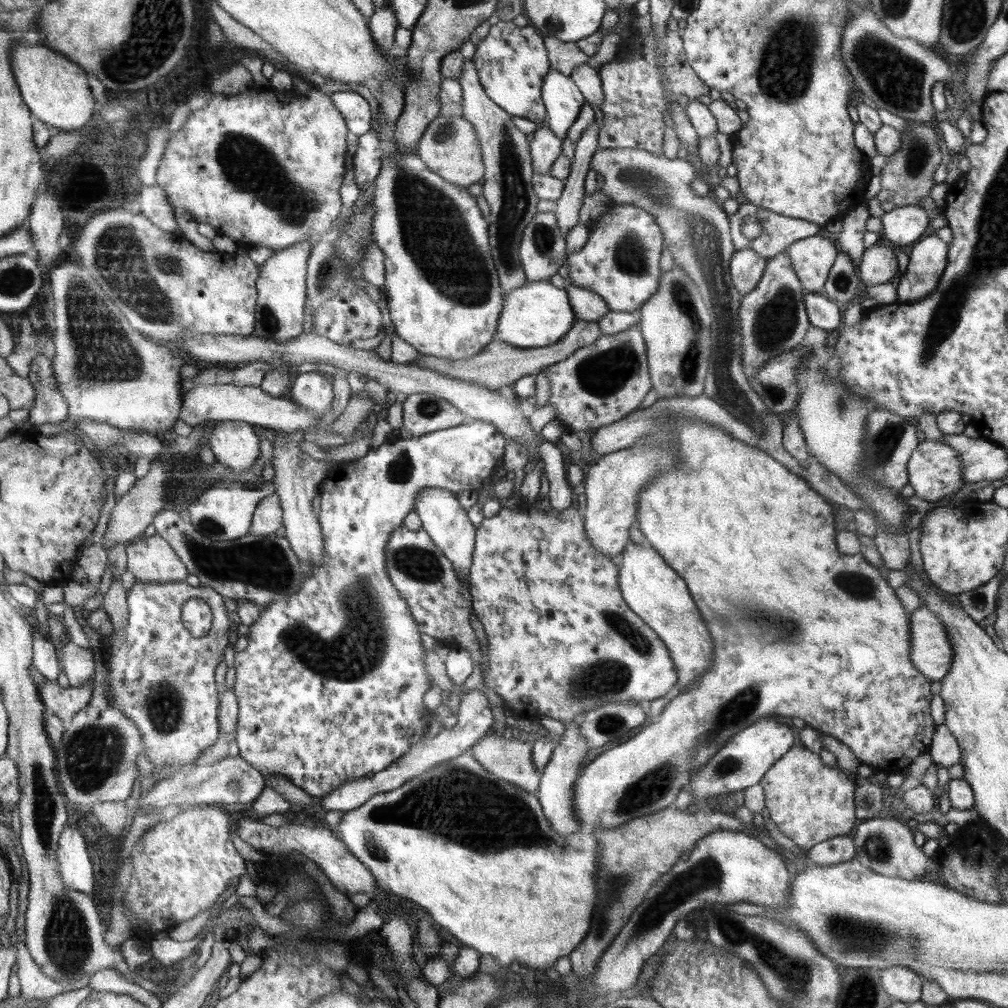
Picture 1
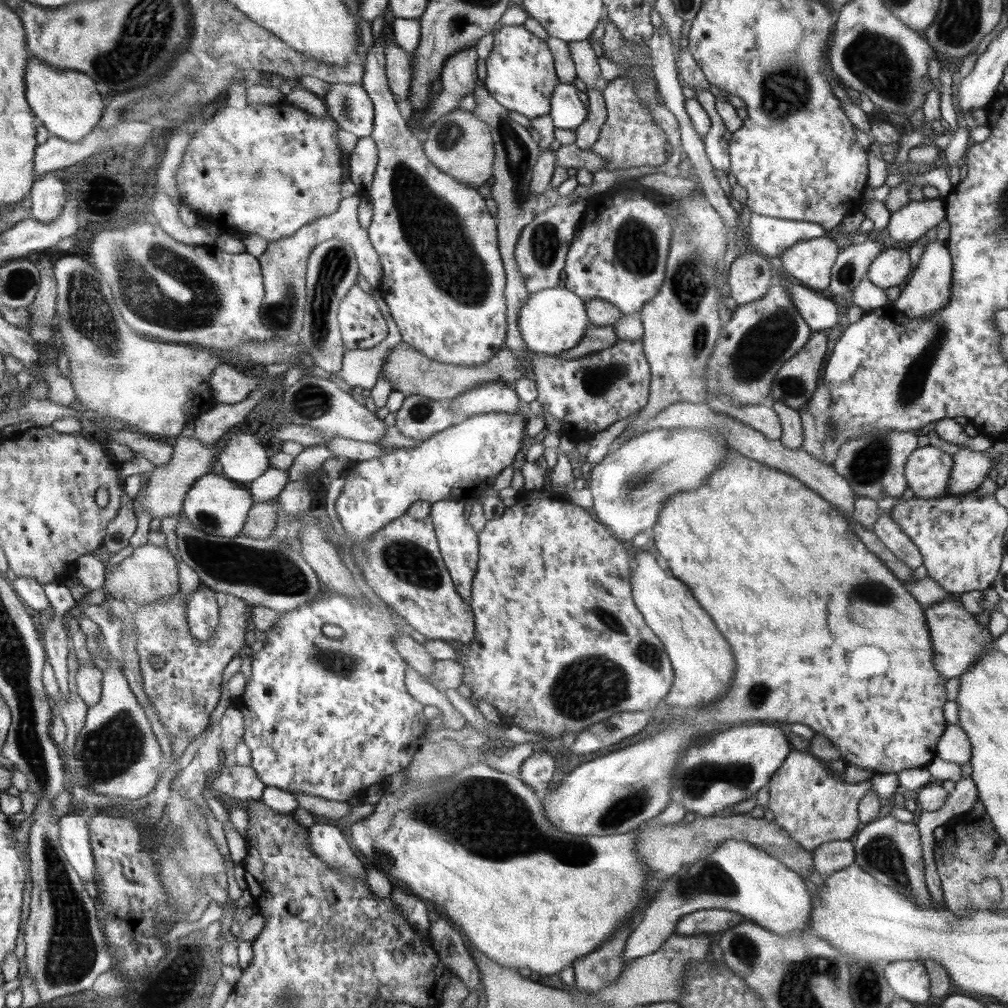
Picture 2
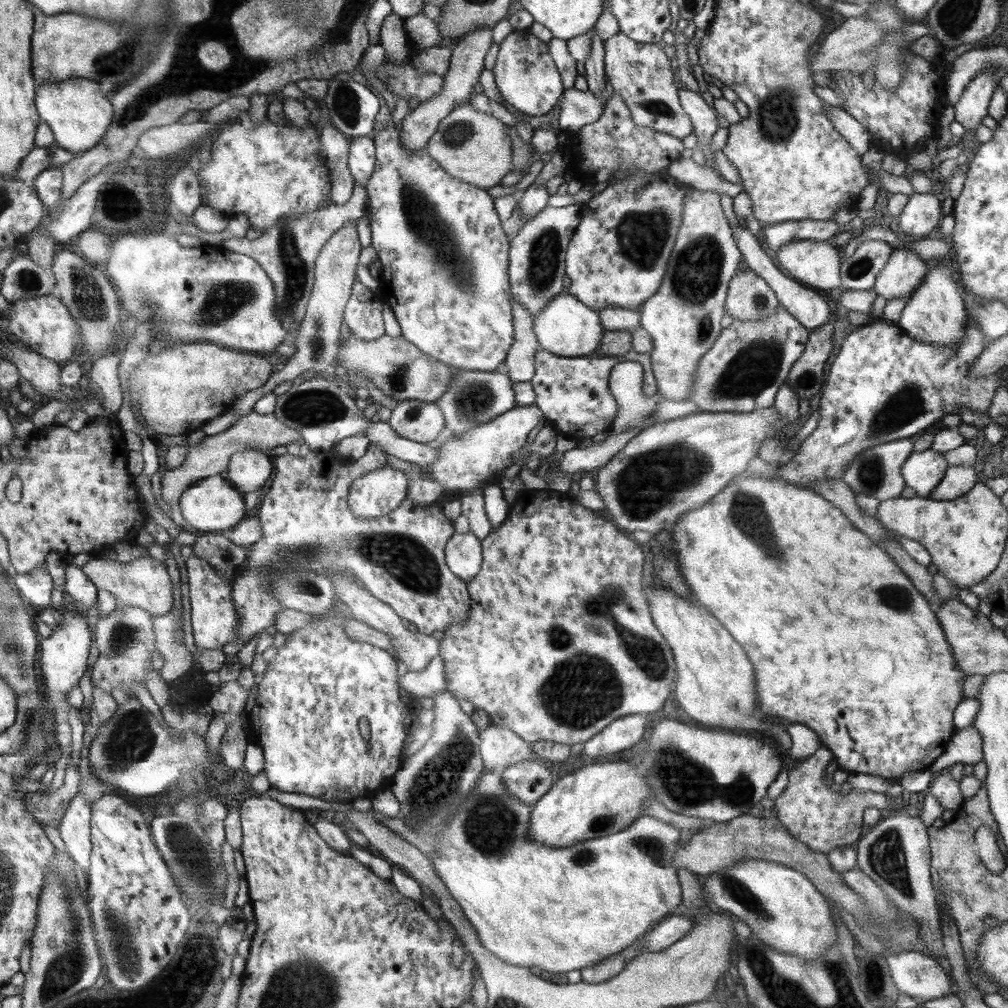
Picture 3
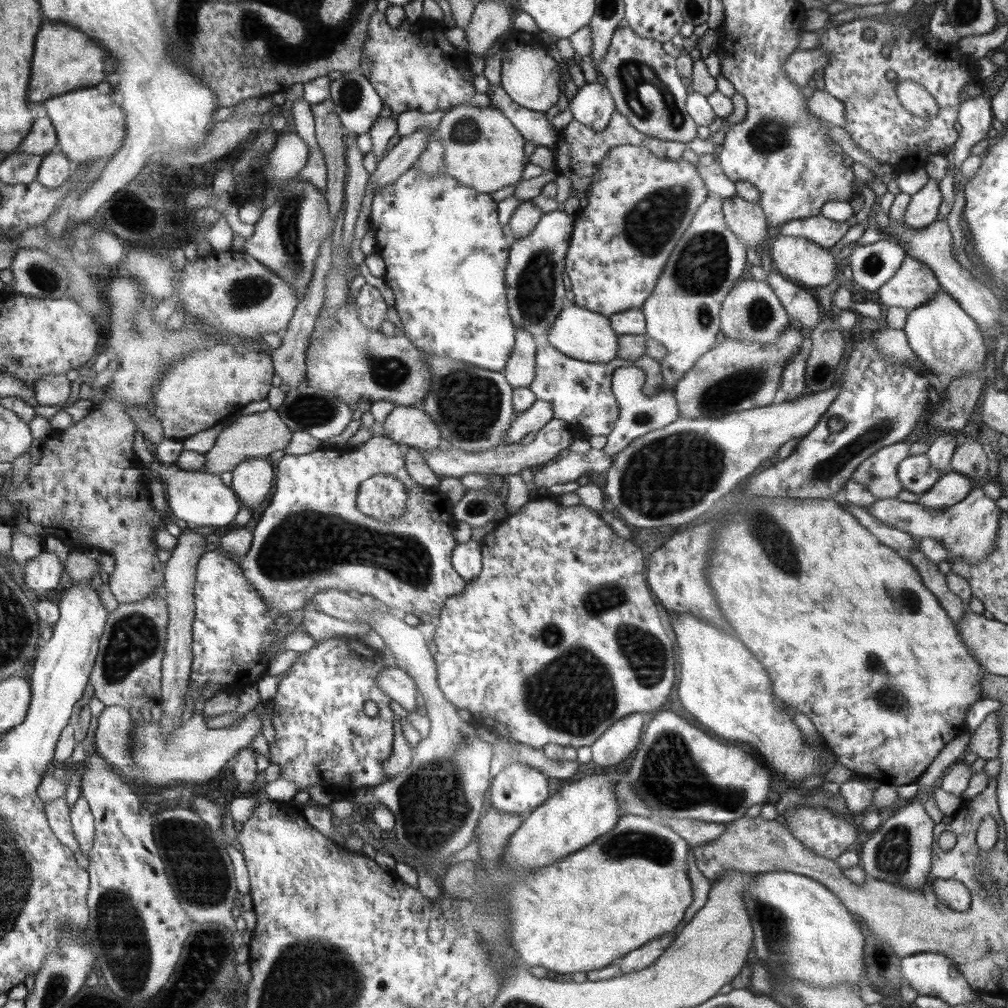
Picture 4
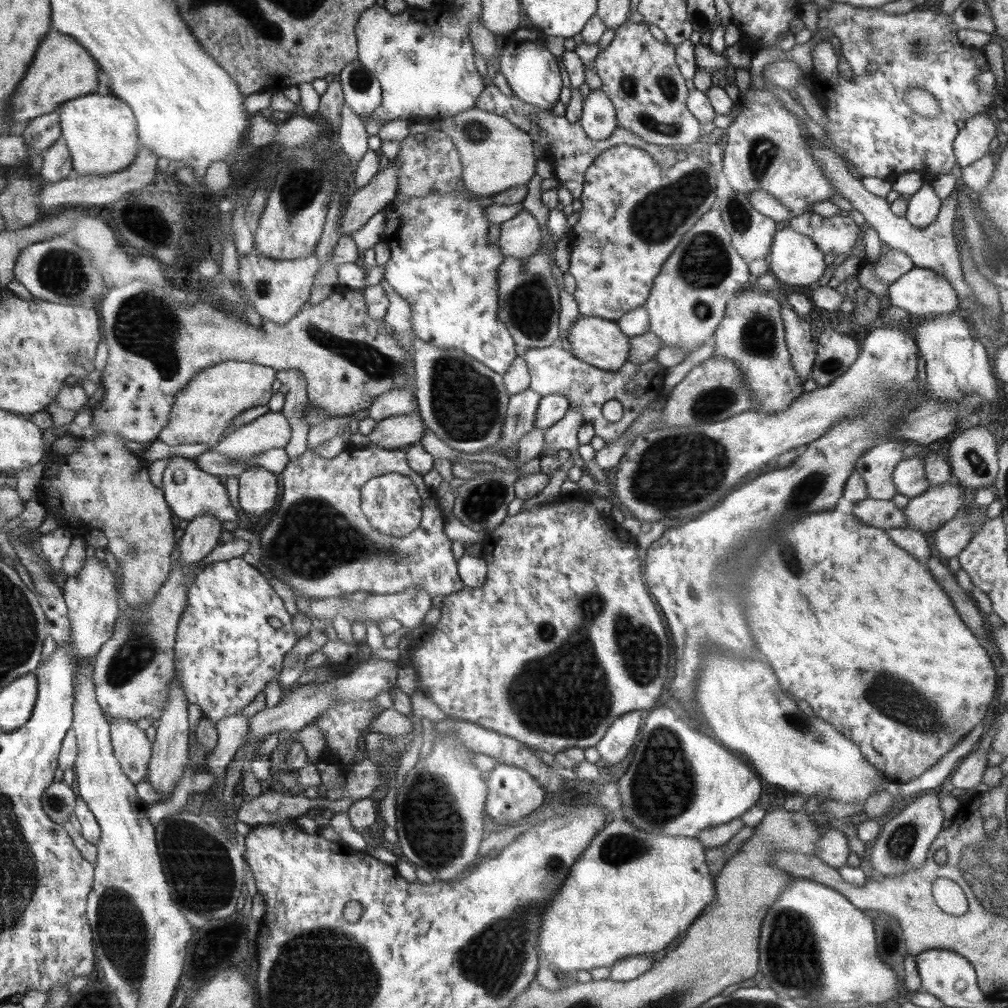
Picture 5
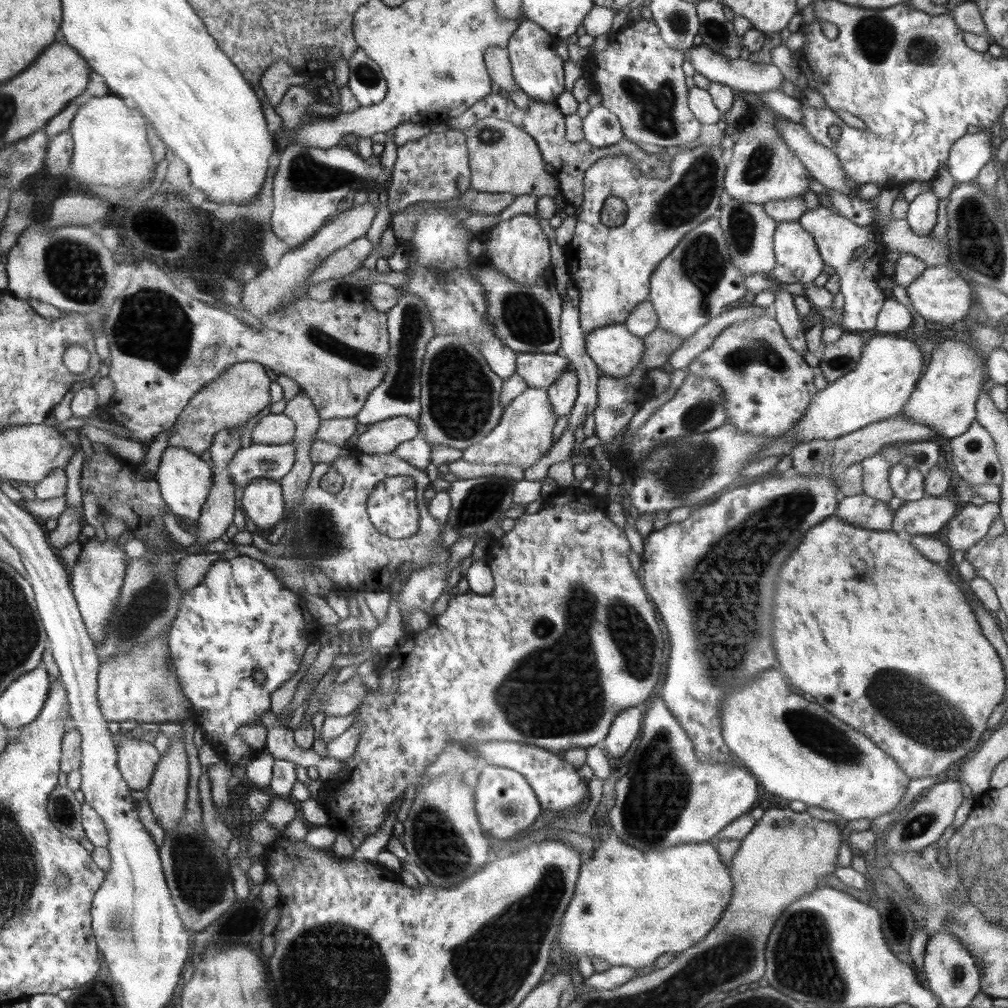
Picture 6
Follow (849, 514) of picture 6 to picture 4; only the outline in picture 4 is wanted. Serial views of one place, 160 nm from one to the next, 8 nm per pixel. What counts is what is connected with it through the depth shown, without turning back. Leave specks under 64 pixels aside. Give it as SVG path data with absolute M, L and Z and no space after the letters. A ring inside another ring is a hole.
M979 483L960 502L941 510L931 510L920 503L904 502L897 498L877 499L866 509L883 524L907 532L917 540L930 537L944 543L950 562L962 559L971 565L987 559L993 553L1002 512L995 500L984 495Z

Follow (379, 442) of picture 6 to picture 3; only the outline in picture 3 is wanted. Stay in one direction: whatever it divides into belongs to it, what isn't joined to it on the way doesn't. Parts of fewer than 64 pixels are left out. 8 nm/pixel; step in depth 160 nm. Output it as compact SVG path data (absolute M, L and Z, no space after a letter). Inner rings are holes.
M397 401L388 423L401 437L419 443L432 442L446 432L444 415L435 402Z

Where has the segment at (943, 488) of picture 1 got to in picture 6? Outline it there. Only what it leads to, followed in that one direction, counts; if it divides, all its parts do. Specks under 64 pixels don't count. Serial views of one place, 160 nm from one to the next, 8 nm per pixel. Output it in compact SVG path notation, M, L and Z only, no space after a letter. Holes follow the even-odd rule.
M897 463L889 472L889 485L894 496L904 501L916 501L926 496L923 487L925 476L915 468Z

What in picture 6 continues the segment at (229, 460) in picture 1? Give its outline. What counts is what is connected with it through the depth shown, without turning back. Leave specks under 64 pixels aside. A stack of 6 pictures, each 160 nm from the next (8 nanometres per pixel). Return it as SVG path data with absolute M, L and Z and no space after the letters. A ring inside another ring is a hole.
M253 478L245 487L241 501L252 527L273 527L284 516L284 499L279 481Z

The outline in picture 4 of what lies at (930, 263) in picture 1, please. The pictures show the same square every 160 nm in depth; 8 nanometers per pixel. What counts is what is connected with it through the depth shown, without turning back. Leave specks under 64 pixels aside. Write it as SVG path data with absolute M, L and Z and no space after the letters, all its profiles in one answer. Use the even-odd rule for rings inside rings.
M942 288L928 302L908 312L903 331L920 362L935 375L946 374L958 379L985 368L988 348L984 347L980 327Z

